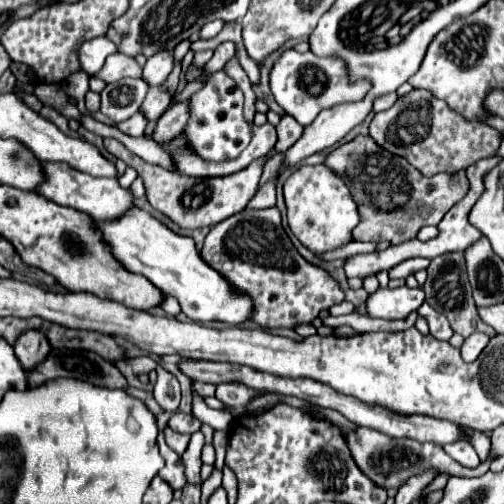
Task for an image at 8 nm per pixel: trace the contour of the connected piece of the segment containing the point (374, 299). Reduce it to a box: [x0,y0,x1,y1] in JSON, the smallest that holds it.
[366,288,424,318]

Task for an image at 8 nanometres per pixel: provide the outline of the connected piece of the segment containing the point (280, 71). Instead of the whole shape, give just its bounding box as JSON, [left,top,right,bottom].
[270,50,370,126]

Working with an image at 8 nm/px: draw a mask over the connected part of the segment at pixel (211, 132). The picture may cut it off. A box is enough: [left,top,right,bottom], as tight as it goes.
[182,64,252,162]

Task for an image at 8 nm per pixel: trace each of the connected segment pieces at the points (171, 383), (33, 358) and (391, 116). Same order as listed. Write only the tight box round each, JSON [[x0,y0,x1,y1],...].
[[153,365,182,412],[14,330,52,370],[370,90,500,176]]

